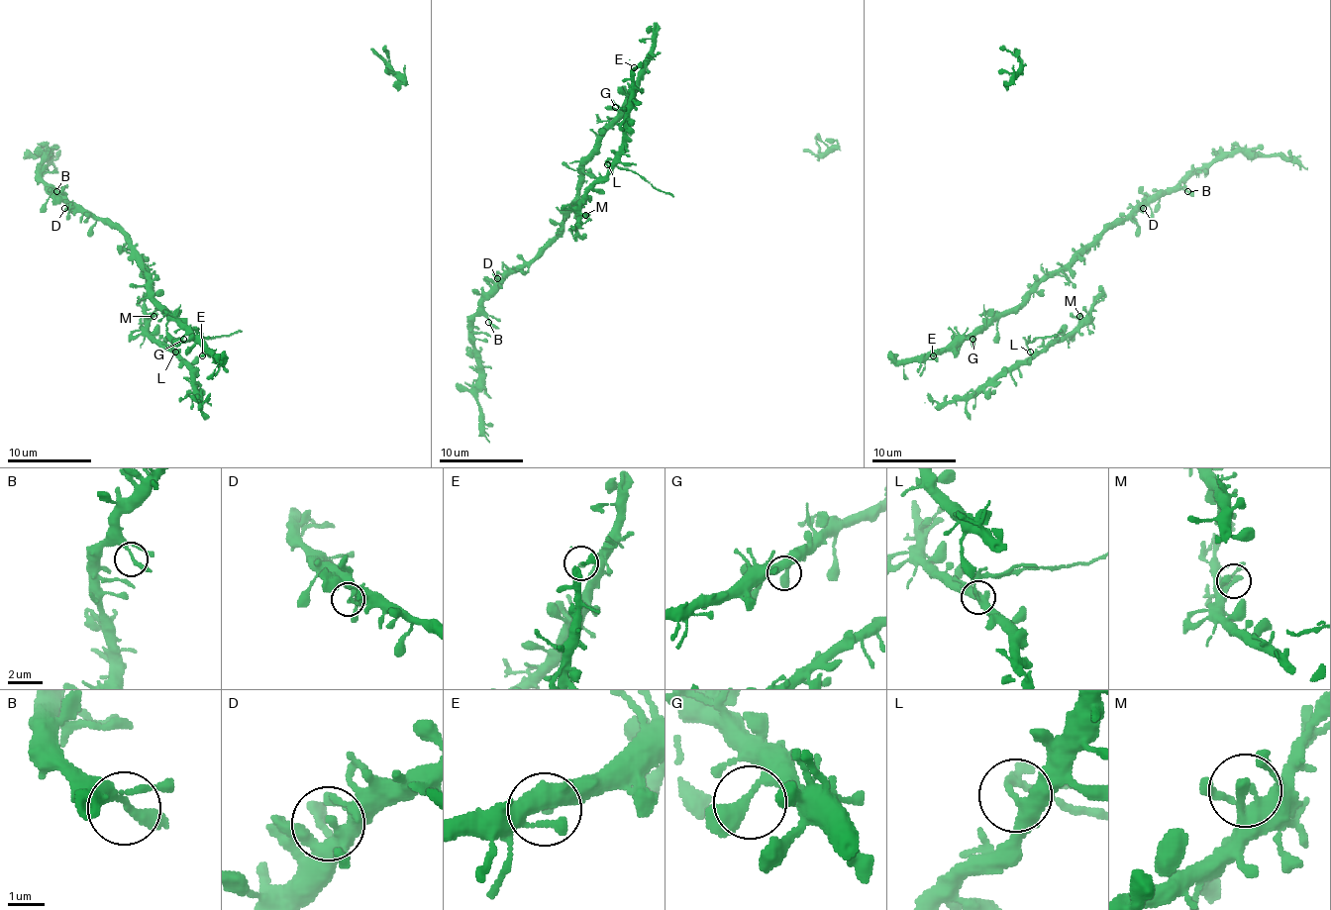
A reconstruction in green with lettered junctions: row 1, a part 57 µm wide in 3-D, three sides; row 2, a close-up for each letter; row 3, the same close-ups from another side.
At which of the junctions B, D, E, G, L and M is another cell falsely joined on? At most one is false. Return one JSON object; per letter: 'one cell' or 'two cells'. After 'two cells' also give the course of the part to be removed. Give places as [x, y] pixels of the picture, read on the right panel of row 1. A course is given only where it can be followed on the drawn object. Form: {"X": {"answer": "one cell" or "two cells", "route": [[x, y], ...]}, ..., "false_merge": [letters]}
{"B": {"answer": "one cell"}, "D": {"answer": "one cell"}, "E": {"answer": "one cell"}, "G": {"answer": "one cell"}, "L": {"answer": "two cells", "route": [[1029, 352], [1027, 343], [1055, 337], [1061, 330]]}, "M": {"answer": "one cell"}, "false_merge": ["L"]}

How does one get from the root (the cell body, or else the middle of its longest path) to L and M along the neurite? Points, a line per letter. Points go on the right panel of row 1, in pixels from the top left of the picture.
L: (933, 398), (937, 404), (974, 398), (997, 376), (1014, 370), (1032, 353), (1029, 352)
M: (933, 398), (937, 404), (974, 398), (997, 376), (1027, 363), (1051, 343), (1074, 333), (1079, 316)

